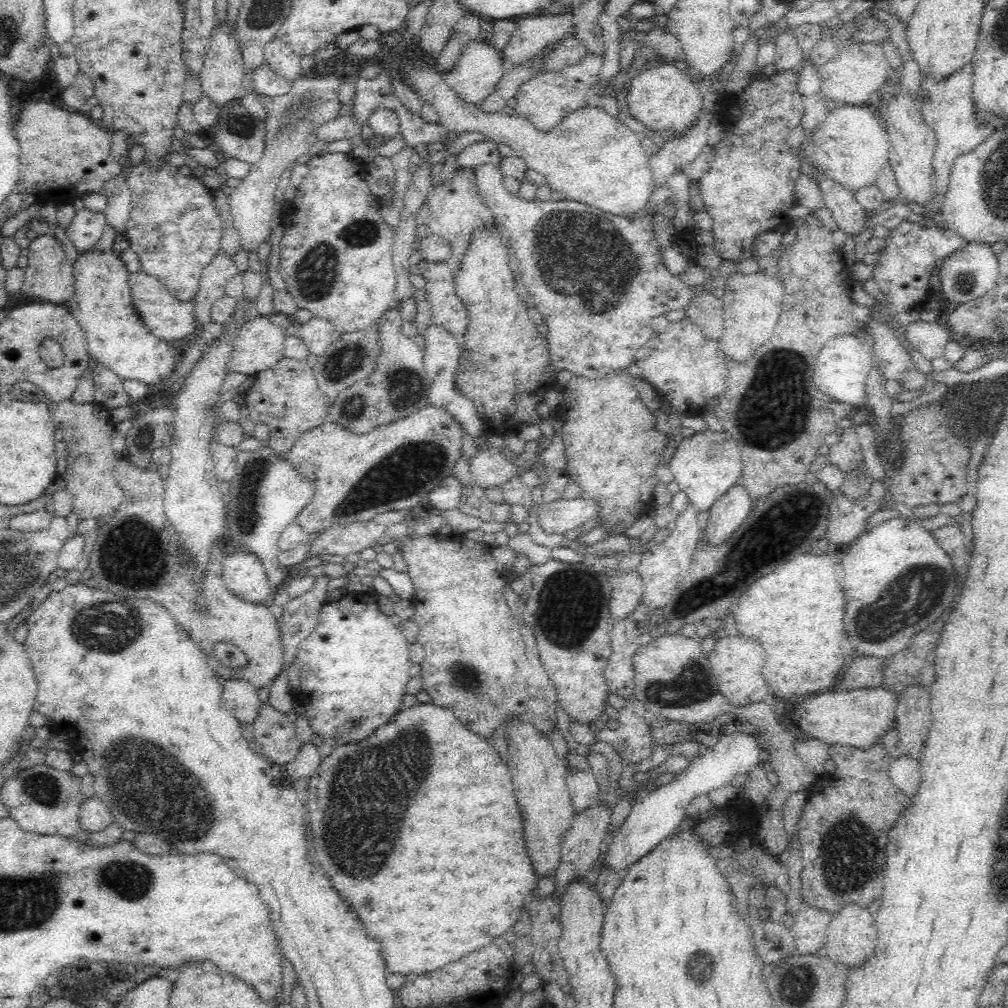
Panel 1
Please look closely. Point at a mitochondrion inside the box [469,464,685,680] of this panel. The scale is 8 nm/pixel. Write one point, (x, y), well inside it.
(569, 600)

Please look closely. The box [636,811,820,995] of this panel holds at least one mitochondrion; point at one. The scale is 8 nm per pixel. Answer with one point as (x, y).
(700, 968)

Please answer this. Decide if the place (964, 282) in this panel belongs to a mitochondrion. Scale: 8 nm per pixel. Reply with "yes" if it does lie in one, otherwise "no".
yes

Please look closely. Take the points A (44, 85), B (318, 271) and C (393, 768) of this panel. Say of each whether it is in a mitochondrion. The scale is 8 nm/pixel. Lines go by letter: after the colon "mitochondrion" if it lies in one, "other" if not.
A: other
B: mitochondrion
C: mitochondrion

